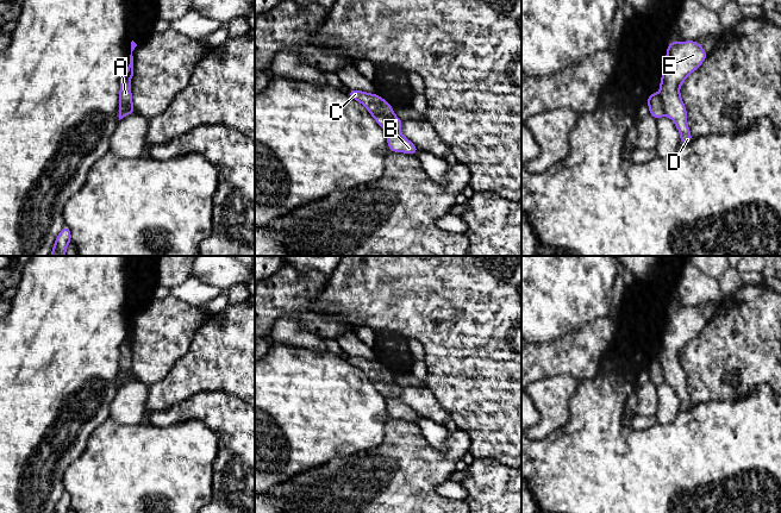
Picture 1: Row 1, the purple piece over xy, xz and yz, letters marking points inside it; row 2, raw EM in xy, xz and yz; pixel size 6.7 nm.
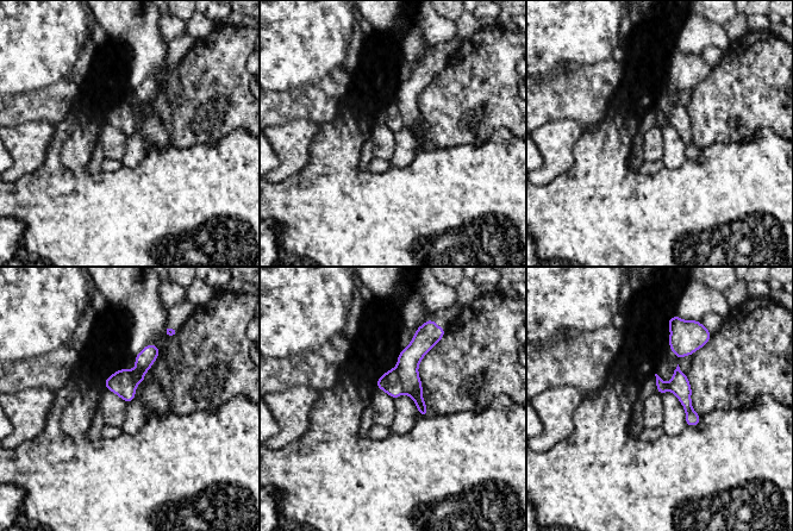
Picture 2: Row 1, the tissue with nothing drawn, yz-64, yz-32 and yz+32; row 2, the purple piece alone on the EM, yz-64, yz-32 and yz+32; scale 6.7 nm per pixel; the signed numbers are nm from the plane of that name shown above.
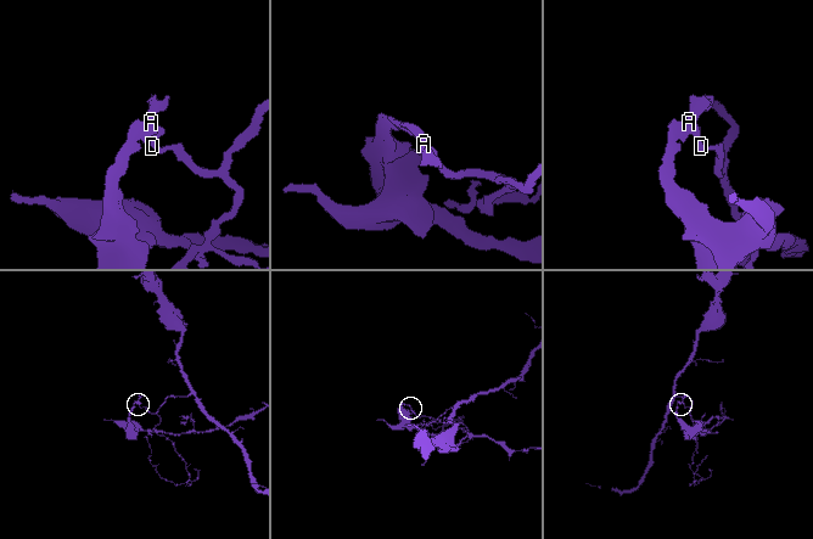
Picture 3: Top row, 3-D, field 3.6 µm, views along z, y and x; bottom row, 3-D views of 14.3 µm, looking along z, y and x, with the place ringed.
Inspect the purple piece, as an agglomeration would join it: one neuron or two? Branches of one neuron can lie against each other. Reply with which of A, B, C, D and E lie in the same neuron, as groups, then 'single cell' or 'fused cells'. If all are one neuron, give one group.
groups A B D E / C; fused cells

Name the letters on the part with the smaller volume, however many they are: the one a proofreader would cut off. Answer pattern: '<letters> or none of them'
C

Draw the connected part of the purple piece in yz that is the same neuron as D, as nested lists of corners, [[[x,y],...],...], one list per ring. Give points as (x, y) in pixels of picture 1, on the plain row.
[[[673,307],[667,313],[660,363],[664,381],[674,388],[680,399],[680,411],[689,411],[694,406],[687,390],[687,375],[680,362],[680,354],[694,337],[700,334],[707,321],[696,307]]]

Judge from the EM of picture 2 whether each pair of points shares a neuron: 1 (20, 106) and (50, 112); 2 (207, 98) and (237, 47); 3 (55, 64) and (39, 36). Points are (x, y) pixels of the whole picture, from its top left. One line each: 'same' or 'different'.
1: same
2: same
3: same

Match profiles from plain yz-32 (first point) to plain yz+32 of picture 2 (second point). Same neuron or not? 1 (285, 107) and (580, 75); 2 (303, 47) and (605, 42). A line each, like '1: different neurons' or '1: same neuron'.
1: same neuron
2: same neuron

